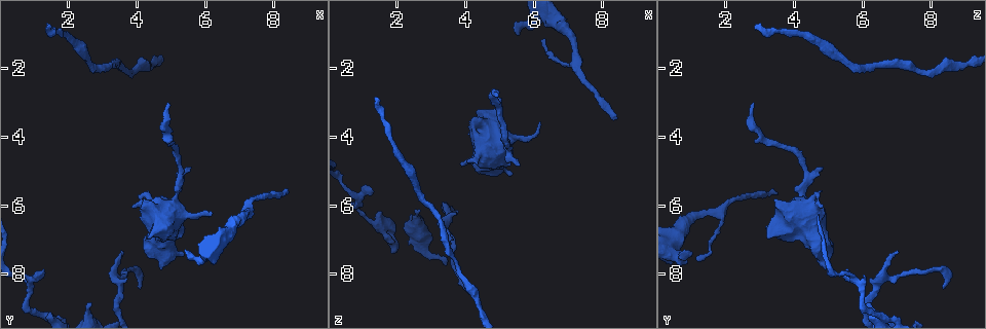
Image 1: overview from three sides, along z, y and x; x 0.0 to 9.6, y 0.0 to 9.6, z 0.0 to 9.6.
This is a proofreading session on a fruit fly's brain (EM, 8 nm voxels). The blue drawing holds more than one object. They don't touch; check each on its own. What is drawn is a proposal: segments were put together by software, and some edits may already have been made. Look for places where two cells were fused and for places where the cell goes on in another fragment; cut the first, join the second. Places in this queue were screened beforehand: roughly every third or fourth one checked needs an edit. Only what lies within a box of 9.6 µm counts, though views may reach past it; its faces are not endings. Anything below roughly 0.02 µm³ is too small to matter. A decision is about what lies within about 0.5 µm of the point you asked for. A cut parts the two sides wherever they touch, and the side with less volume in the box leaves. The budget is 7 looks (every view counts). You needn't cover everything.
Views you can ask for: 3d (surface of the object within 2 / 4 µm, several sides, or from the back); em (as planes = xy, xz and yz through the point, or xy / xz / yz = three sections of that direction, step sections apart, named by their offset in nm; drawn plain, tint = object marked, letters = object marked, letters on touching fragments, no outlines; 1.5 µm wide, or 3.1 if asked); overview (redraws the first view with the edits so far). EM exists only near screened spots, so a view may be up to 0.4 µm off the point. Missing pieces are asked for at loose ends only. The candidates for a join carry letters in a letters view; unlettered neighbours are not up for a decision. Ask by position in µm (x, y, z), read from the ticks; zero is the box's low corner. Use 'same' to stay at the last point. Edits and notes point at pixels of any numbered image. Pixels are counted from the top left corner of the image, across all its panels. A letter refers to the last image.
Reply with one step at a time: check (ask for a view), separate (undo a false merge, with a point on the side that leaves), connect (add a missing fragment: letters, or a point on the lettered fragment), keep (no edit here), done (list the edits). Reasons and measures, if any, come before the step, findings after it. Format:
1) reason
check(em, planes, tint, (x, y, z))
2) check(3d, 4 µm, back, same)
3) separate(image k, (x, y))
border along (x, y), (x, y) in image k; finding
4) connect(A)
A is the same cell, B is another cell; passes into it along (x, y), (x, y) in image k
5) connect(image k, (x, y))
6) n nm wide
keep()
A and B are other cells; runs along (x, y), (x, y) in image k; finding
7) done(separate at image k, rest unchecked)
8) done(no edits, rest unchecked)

thin end
check(em, yz, step 4, tint, (8.45, 5.60, 3.50))

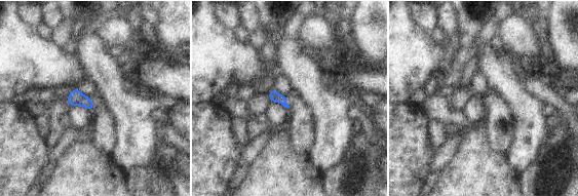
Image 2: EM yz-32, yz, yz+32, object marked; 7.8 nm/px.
cut it another way
check(em, planes, letters, same)

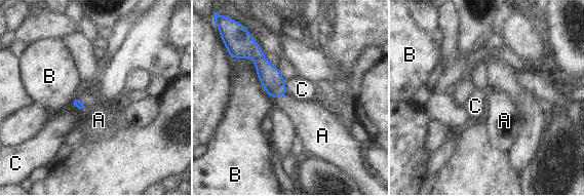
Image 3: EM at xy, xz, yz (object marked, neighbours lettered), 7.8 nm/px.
connect(A)
A is the same cell, B and C are other cells; passes into it along (78, 104), (80, 102), (99, 120) in image 3; it goes on there

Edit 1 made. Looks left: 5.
an open end
check(em, planes, tint, (3.55, 7.30, 7.05))

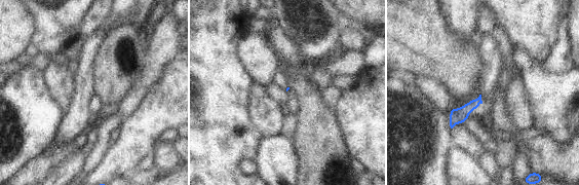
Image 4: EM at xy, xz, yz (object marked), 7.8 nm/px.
check(em, planes, letters, same)

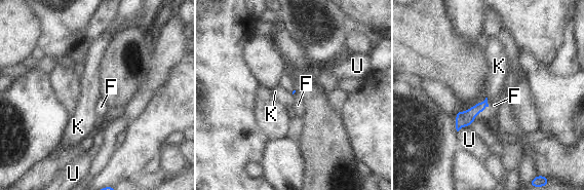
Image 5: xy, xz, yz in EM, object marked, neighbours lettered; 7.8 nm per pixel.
F touches over 200 nm
connect(F)
F is the same cell, K and U are other cells; passes into it along (466, 118), (482, 111), (494, 105) in image 5; it goes on there

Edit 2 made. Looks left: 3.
check(overview)

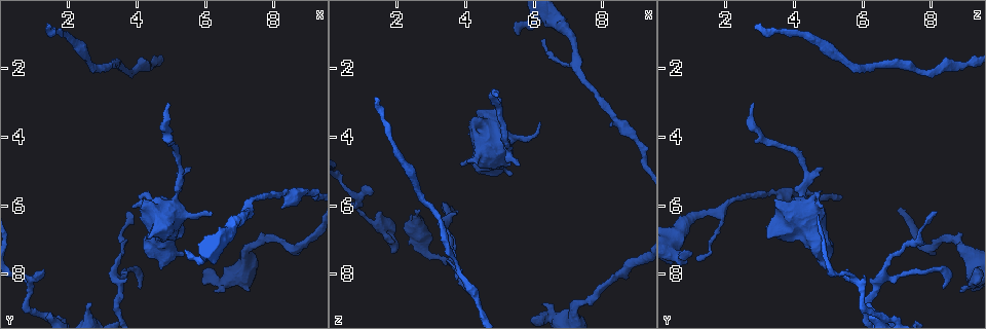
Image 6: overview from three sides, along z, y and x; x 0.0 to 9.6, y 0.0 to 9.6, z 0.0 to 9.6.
free end
check(3d, 4 µm, (1.25, 7.85, 5.55))

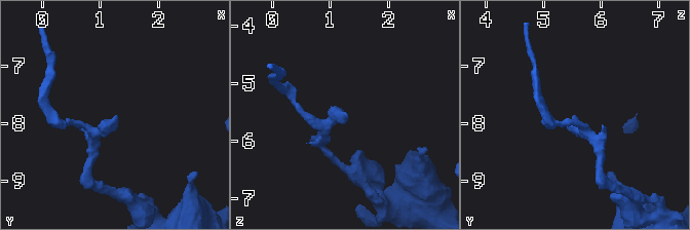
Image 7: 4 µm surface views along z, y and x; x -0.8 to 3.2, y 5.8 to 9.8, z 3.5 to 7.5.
check(em, planes, letters, (1.30, 7.85, 5.55))

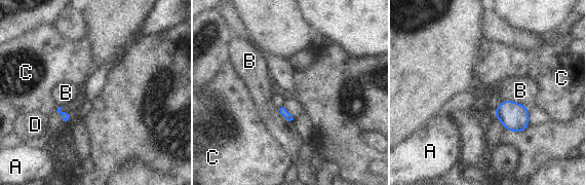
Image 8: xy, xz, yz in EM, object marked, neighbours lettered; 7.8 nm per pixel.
keep()
A, B, C and D are other cells; border along (502, 101), (515, 101), (528, 107) in image 8; none of them fits

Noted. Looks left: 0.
done(connect at image 3, connect at image 5, rest unchecked)

